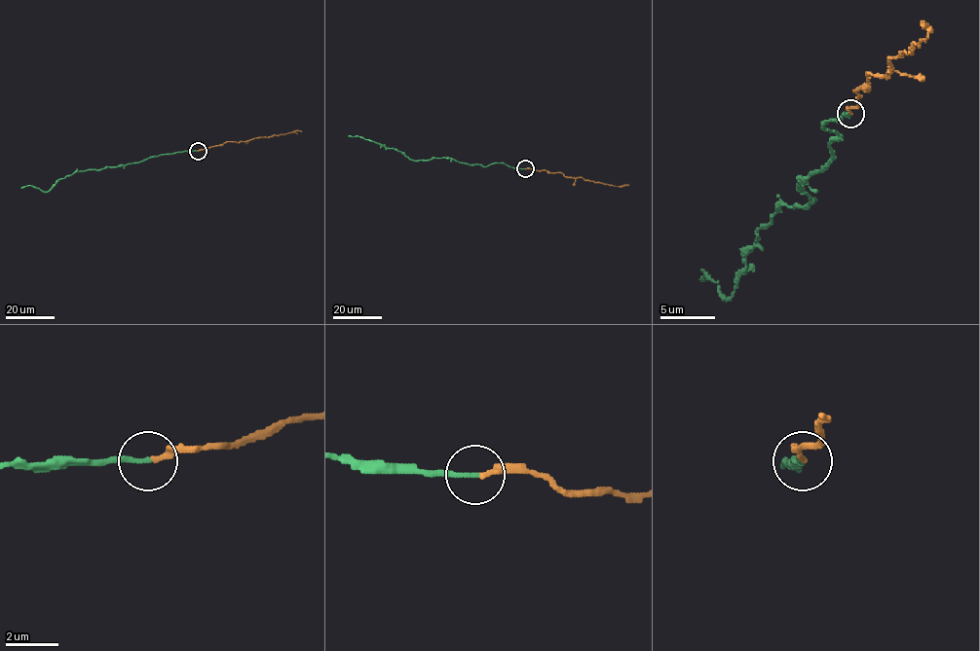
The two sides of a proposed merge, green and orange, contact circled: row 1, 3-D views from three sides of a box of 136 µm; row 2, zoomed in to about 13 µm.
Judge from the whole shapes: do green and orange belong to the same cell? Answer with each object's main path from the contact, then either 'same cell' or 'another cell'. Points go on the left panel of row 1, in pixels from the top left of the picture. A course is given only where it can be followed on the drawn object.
course green (198, 151), (166, 154), (117, 166), (76, 171), (58, 180), (46, 192), (30, 185), (20, 188); course orange (198, 150), (227, 141), (246, 141), (301, 131); same cell

